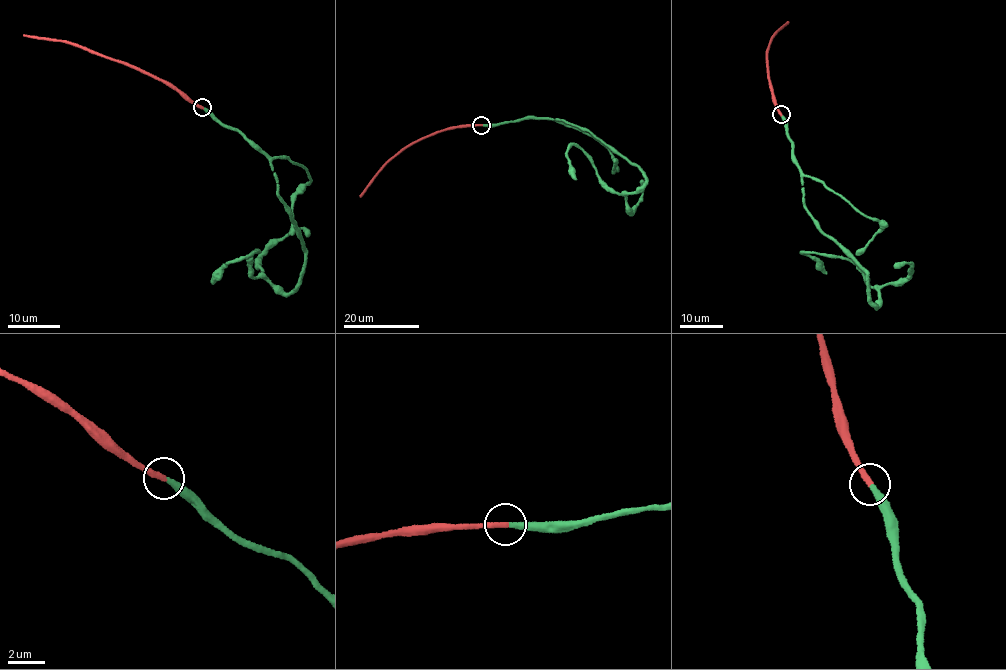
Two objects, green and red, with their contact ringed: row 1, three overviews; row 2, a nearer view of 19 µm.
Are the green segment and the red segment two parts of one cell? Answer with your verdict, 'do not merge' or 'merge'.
merge

